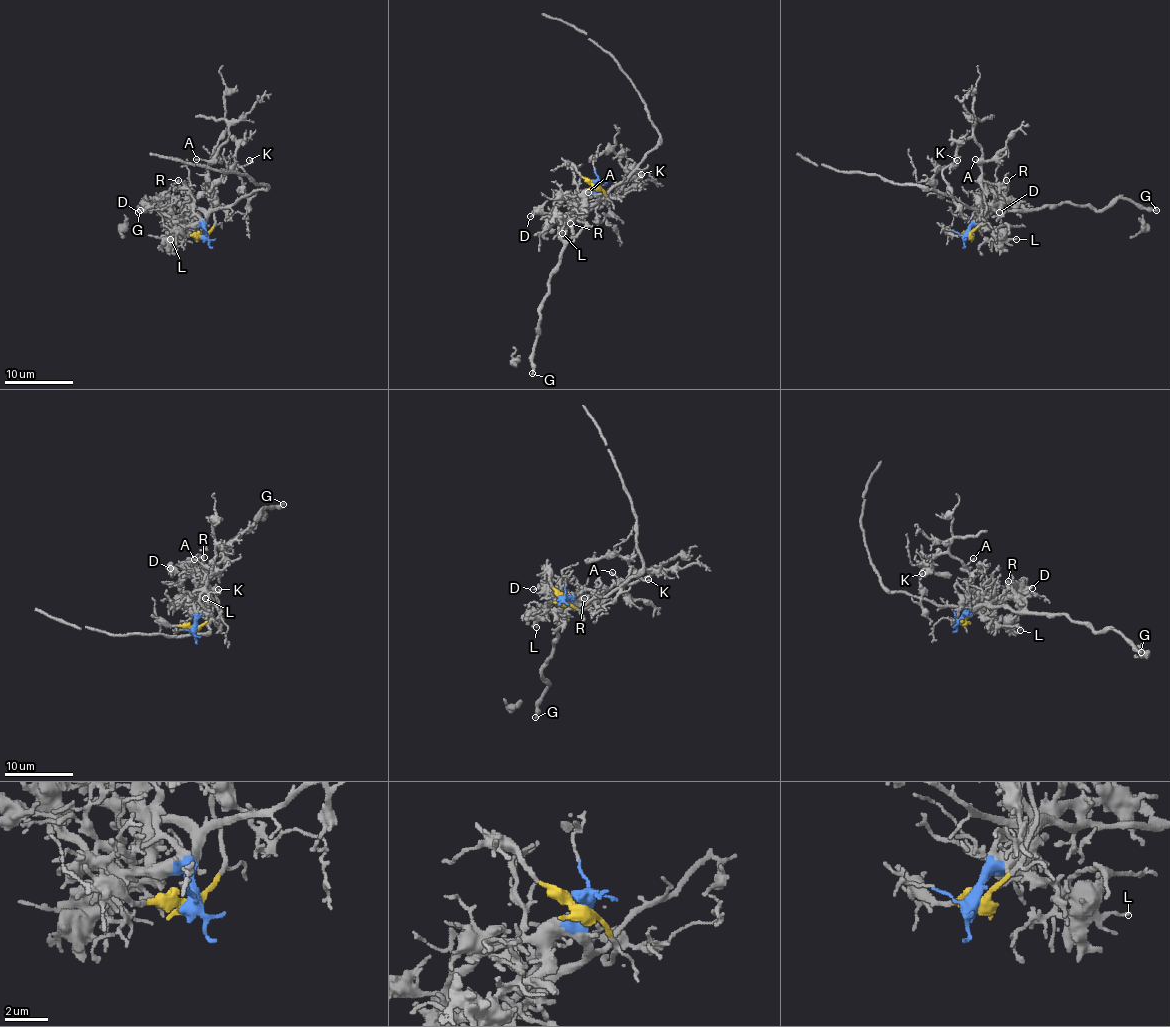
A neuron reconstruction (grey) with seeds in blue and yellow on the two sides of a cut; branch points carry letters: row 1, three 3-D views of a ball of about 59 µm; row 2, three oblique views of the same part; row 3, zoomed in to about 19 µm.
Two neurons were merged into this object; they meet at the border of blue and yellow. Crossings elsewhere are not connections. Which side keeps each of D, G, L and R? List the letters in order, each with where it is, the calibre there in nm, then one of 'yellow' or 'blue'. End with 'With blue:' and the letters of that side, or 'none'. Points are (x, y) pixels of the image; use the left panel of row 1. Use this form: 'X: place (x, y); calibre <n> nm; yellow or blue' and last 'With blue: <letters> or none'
D: place (138, 212); calibre 130 nm; blue
G: place (140, 210); calibre 280 nm; blue
L: place (170, 239); calibre 150 nm; blue
R: place (178, 180); calibre 190 nm; blue
With blue: D, G, L, R

